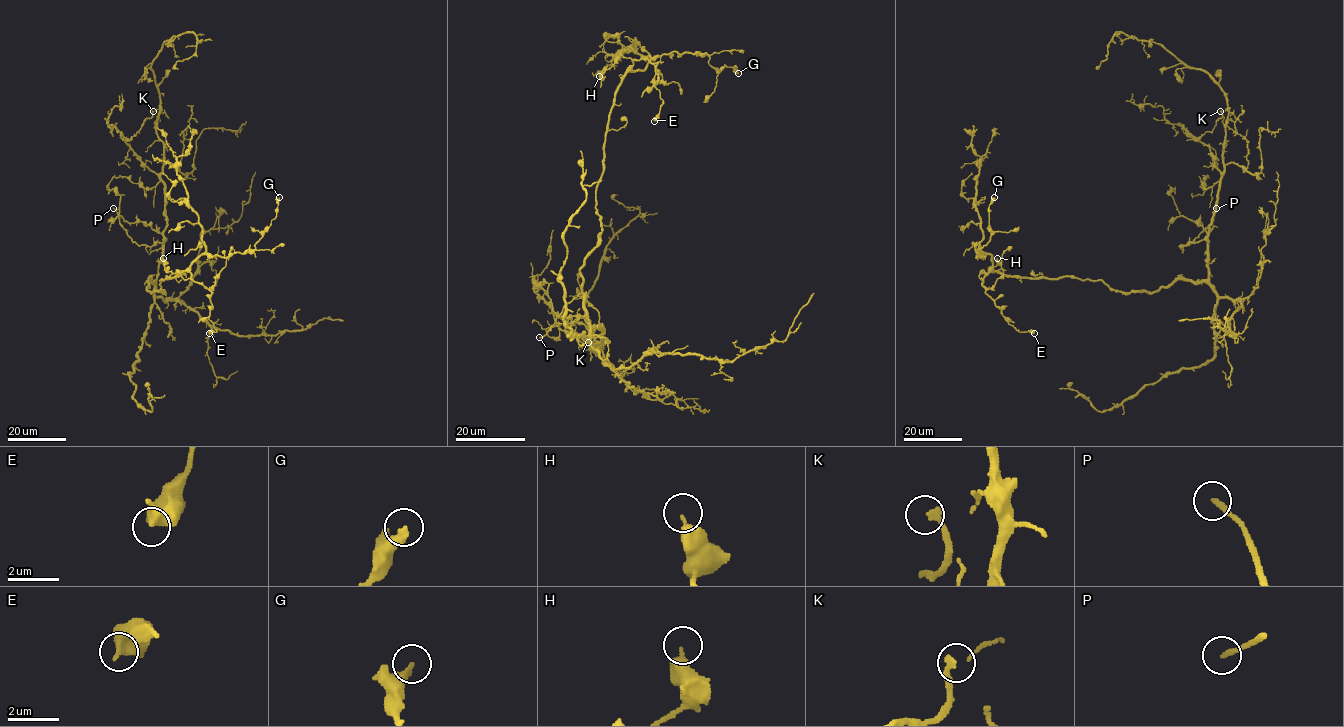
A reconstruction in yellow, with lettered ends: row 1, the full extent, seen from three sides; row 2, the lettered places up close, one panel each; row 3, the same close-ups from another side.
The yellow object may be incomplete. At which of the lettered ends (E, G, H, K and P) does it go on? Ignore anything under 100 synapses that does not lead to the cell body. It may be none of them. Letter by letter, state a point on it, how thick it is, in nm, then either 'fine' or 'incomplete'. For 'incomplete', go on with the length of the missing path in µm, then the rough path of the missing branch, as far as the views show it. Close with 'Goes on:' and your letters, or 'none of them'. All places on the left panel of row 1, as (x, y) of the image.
E: at (209, 333); 600 nm thick; fine
G: at (279, 197); 320 nm thick; fine
H: at (163, 258); 360 nm thick; fine
K: at (153, 111); 200 nm thick; fine
P: at (113, 208); 200 nm thick; incomplete; about 80 µm are missing; missing branch runs (113, 208), (106, 196), (109, 161), (113, 143), (134, 97), (144, 60), (144, 22)
Goes on: P

